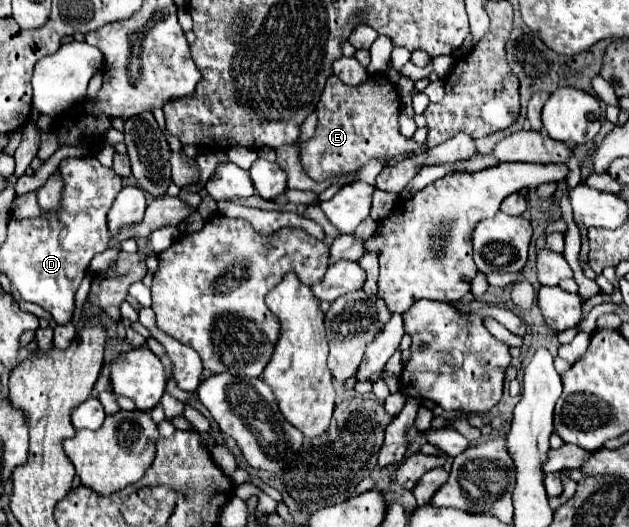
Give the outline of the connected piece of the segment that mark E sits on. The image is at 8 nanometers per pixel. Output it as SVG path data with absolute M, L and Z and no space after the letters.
M335 75L327 79L321 101L317 103L317 129L311 141L301 147L301 163L307 175L315 181L359 171L369 159L377 157L385 165L397 165L413 153L425 151L425 145L417 145L413 139L405 139L399 133L399 91L387 79L387 75L371 75L359 87L341 83Z

